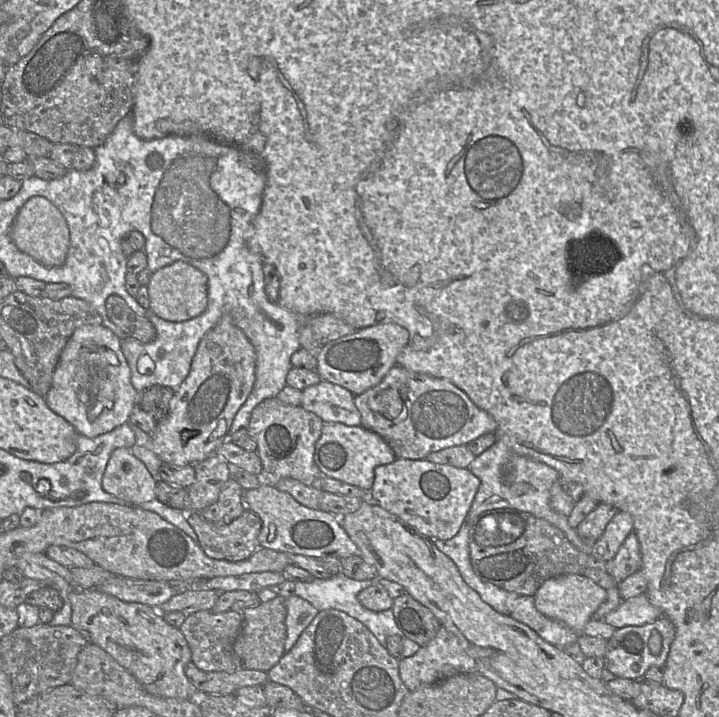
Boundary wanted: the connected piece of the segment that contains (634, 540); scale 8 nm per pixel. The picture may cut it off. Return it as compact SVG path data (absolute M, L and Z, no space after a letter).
M632 531L615 557L606 562L606 568L616 582L620 583L636 571L641 570L641 566L642 558L639 540L636 533Z

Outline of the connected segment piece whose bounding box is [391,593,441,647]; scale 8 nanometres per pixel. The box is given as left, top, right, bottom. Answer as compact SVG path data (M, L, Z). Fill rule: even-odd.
M408 593L395 598L391 609L401 634L420 647L429 643L441 627L434 614Z

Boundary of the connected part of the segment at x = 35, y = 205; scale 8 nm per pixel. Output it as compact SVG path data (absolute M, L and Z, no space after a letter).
M41 196L30 198L21 207L12 226L11 238L20 251L47 267L62 266L70 246L70 233L64 216Z

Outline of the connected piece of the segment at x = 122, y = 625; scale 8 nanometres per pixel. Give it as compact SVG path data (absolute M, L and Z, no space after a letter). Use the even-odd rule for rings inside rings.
M98 588L76 589L66 595L71 603L71 625L81 631L89 640L114 658L130 672L151 695L162 698L197 700L198 692L185 674L185 666L192 661L191 651L181 630L169 625L157 608L129 603L100 591Z

